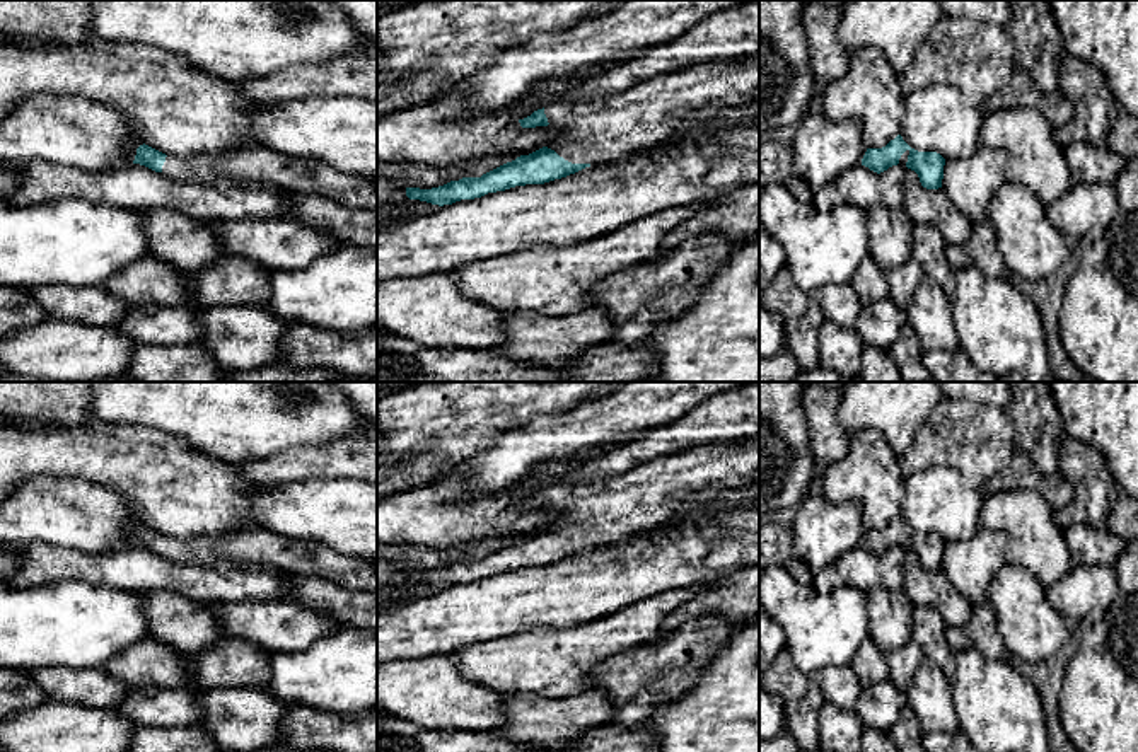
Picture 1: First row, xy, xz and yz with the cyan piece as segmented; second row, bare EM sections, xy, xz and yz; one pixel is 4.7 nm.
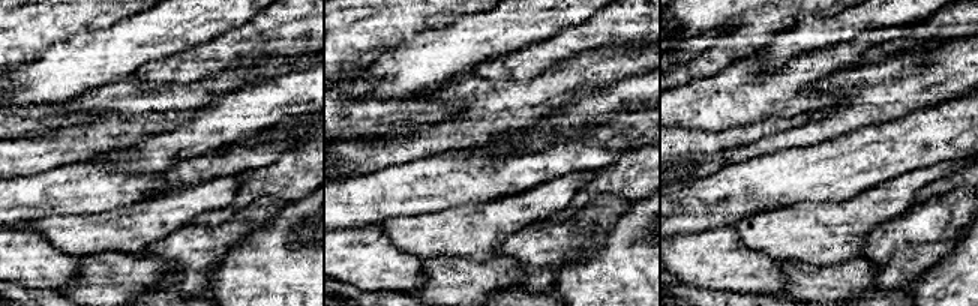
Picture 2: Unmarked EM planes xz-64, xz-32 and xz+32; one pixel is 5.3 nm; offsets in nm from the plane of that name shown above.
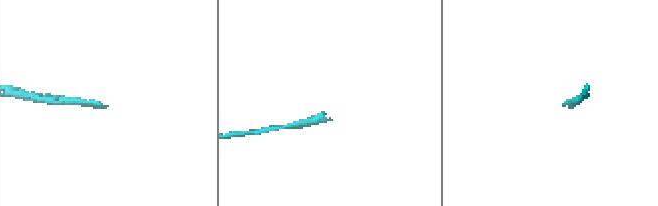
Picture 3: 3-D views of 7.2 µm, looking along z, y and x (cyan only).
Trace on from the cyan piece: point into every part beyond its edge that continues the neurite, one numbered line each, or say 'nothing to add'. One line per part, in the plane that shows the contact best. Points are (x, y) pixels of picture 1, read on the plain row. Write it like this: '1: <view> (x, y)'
1: xz (591, 514)

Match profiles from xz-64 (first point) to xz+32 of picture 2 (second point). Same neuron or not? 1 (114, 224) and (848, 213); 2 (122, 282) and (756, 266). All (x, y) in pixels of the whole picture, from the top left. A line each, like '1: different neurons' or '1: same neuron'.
1: same neuron
2: different neurons

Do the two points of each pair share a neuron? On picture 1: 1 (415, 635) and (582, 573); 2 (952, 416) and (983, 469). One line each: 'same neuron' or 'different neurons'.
1: same neuron
2: same neuron

